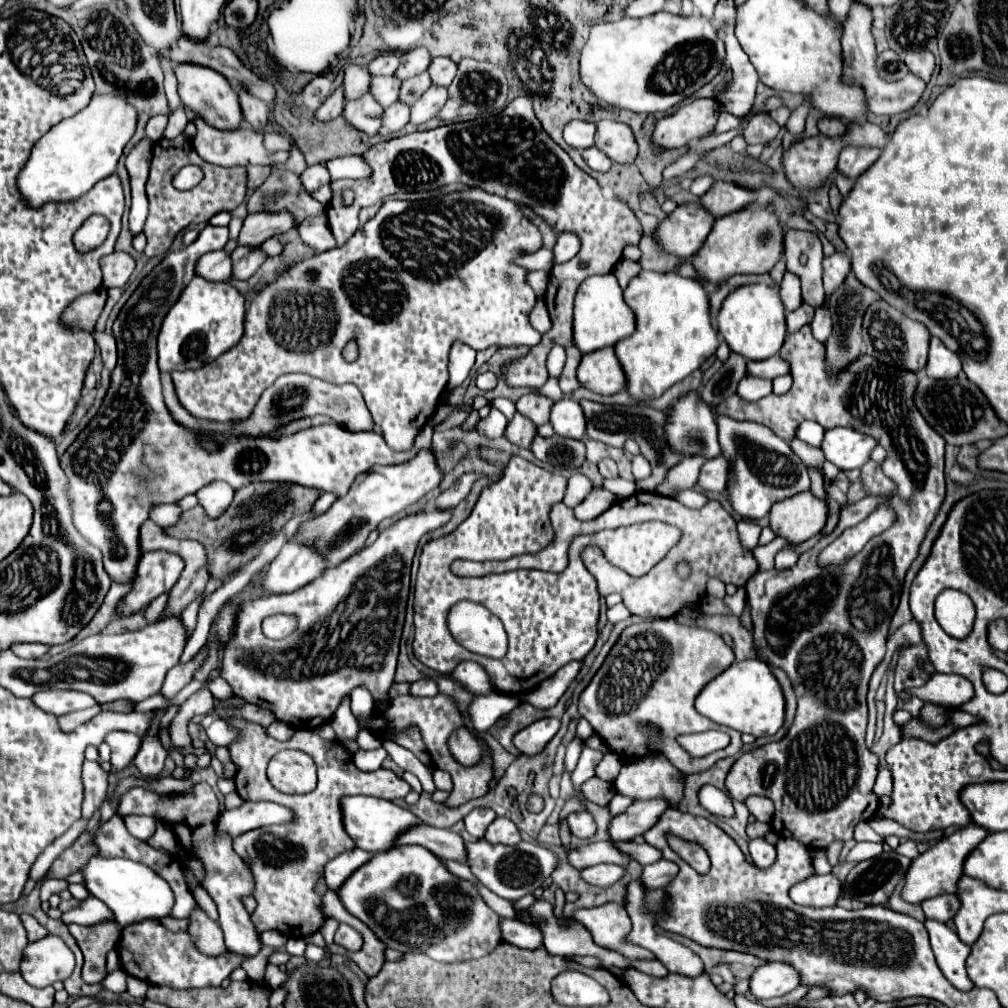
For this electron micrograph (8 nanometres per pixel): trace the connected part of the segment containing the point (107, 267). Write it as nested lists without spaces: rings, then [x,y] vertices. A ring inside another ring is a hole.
[[[113,252],[103,256],[103,286],[105,288],[121,288],[128,282],[135,269],[135,260],[125,252]]]

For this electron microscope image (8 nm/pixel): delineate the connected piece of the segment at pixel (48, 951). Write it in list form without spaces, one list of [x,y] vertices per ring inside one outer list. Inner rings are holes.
[[[45,936],[29,942],[23,950],[19,972],[27,984],[35,988],[51,986],[57,980],[67,980],[75,968],[75,956],[59,936]]]

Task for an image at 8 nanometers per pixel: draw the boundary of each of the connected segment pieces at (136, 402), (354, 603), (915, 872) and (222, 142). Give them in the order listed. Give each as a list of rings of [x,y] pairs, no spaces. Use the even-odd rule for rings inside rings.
[[[207,224],[207,226],[201,230],[199,238],[197,238],[191,246],[185,246],[185,248],[179,250],[179,252],[169,252],[169,254],[163,258],[163,262],[151,270],[151,276],[145,276],[145,278],[143,278],[141,286],[131,294],[131,298],[127,300],[127,304],[123,306],[123,310],[119,312],[119,316],[117,316],[117,320],[115,320],[115,324],[113,324],[113,336],[115,336],[115,340],[117,340],[117,350],[119,350],[119,362],[117,362],[117,366],[115,366],[115,370],[113,370],[113,376],[111,376],[111,388],[109,388],[109,392],[107,392],[107,396],[105,396],[105,400],[103,400],[103,404],[101,404],[97,416],[83,428],[83,432],[77,436],[77,440],[75,440],[75,442],[65,450],[65,454],[59,458],[61,468],[63,468],[65,476],[67,476],[67,496],[69,496],[69,500],[71,500],[73,524],[75,524],[75,528],[77,528],[91,544],[95,544],[95,546],[103,552],[105,570],[107,570],[107,574],[111,576],[111,580],[117,582],[117,584],[131,584],[131,582],[135,580],[137,562],[139,562],[139,558],[141,558],[139,528],[141,528],[141,524],[149,518],[149,512],[151,512],[151,508],[153,508],[155,504],[173,504],[173,502],[179,502],[179,500],[185,498],[187,494],[195,494],[199,488],[207,486],[207,484],[213,482],[213,480],[223,480],[223,482],[231,484],[235,490],[241,488],[243,484],[249,484],[249,482],[265,482],[265,480],[269,480],[269,482],[295,482],[295,484],[303,484],[303,486],[309,486],[309,488],[319,488],[319,490],[323,490],[323,492],[333,492],[333,494],[337,494],[337,496],[343,496],[343,494],[351,488],[353,480],[355,480],[359,474],[367,472],[367,468],[371,468],[371,466],[375,466],[375,464],[401,464],[403,460],[411,460],[411,456],[415,456],[415,452],[417,452],[419,448],[429,448],[429,446],[431,446],[431,426],[429,426],[429,424],[417,434],[413,448],[407,450],[407,452],[395,452],[395,450],[391,450],[391,448],[385,444],[383,436],[377,434],[377,432],[349,432],[349,430],[345,430],[345,428],[341,428],[341,426],[335,426],[335,424],[323,424],[323,426],[317,426],[317,428],[301,430],[301,432],[297,432],[297,434],[293,434],[293,436],[277,436],[277,438],[233,438],[233,440],[227,440],[227,442],[225,442],[225,438],[223,438],[223,450],[221,450],[221,452],[215,452],[215,454],[209,454],[207,450],[203,450],[201,446],[197,446],[197,434],[195,434],[195,432],[189,432],[189,430],[185,430],[183,426],[179,426],[179,424],[173,422],[173,418],[169,416],[169,412],[167,412],[167,408],[165,408],[165,404],[163,404],[163,396],[161,396],[159,366],[157,366],[157,330],[161,328],[163,318],[167,316],[167,312],[171,310],[171,306],[177,302],[177,298],[181,296],[181,292],[183,292],[183,288],[185,288],[185,284],[183,284],[183,274],[185,274],[185,264],[187,264],[187,260],[189,260],[193,254],[199,254],[199,256],[201,256],[201,254],[213,252],[213,250],[221,250],[221,248],[225,248],[227,240],[229,240],[229,228],[219,228],[219,226]]]
[[[435,509],[431,512],[419,512],[405,516],[379,532],[379,538],[347,558],[335,568],[329,568],[315,582],[291,592],[291,594],[273,594],[257,600],[243,600],[237,606],[235,630],[225,646],[221,678],[231,686],[233,694],[245,698],[251,704],[271,710],[277,720],[291,724],[293,728],[319,728],[327,724],[341,700],[351,694],[353,688],[365,686],[377,711],[384,711],[390,701],[389,688],[393,684],[393,670],[399,654],[399,640],[405,620],[405,604],[409,594],[409,570],[411,570],[411,552],[415,552],[423,534],[445,526],[451,520],[451,511]],[[363,576],[363,590],[355,590],[357,580]],[[273,614],[289,614],[297,618],[297,630],[277,642],[269,642],[261,632],[261,622]]]
[[[969,824],[957,832],[953,832],[951,836],[939,840],[937,844],[933,844],[927,852],[923,852],[919,858],[913,860],[911,868],[907,870],[905,876],[905,888],[903,888],[903,898],[911,904],[919,904],[927,898],[939,896],[939,894],[955,894],[957,892],[957,882],[963,876],[963,862],[969,856],[969,852],[973,852],[977,848],[977,844],[981,840],[987,838],[987,830],[977,826],[977,824]]]
[[[195,116],[191,120],[191,124],[195,124],[195,128],[197,128],[197,134],[193,138],[195,150],[205,162],[219,164],[219,166],[235,166],[235,164],[275,166],[275,164],[283,164],[289,157],[288,151],[267,152],[263,146],[263,134],[261,132],[253,134],[253,130],[217,130],[217,128],[205,124],[205,120],[199,116]]]

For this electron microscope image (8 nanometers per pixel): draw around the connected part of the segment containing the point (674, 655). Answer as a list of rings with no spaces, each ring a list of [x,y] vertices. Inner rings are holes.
[[[657,618],[631,624],[623,630],[591,684],[583,690],[579,698],[579,714],[593,726],[595,734],[607,744],[607,748],[619,754],[623,762],[633,762],[649,754],[661,754],[683,774],[703,772],[721,758],[737,756],[743,746],[737,730],[721,728],[705,716],[699,716],[693,706],[703,686],[733,662],[733,650],[719,634],[711,630],[681,626],[675,622],[675,618]],[[637,724],[655,726],[661,732],[661,744],[653,744],[651,736],[637,736]],[[713,728],[727,730],[731,744],[705,758],[691,758],[675,740],[679,734],[695,734]]]

